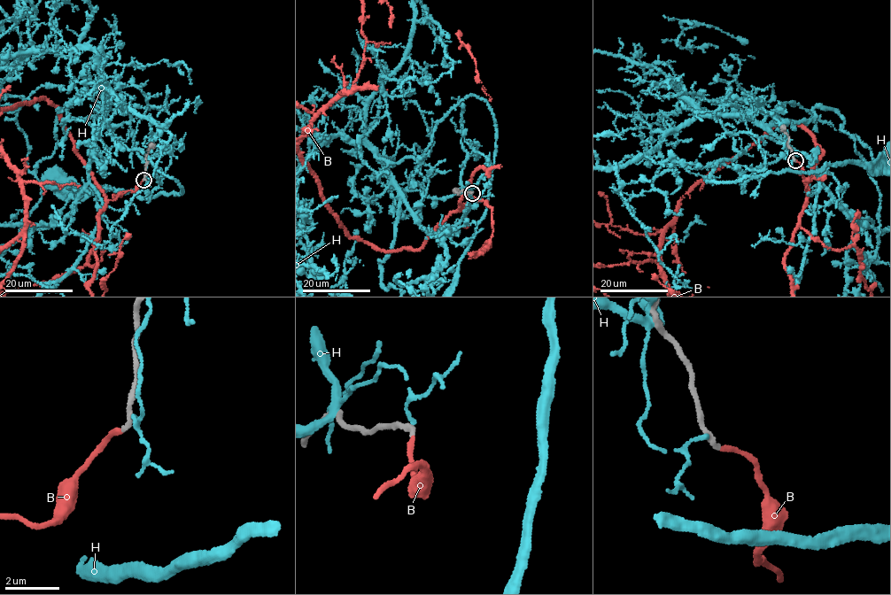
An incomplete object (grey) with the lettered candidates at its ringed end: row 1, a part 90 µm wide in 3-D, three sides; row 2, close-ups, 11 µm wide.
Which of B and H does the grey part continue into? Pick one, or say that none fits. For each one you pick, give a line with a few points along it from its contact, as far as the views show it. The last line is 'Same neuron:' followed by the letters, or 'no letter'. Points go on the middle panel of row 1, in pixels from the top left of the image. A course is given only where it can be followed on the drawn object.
Same neuron: B

